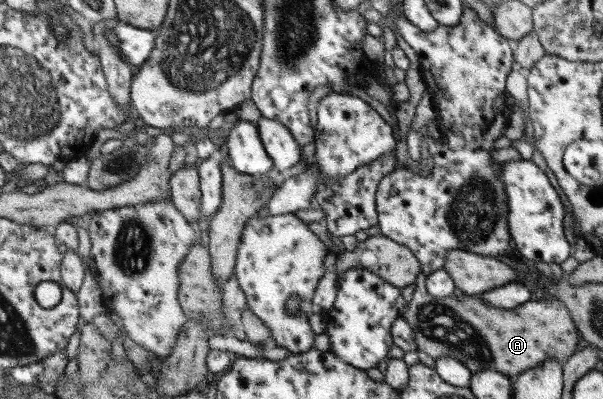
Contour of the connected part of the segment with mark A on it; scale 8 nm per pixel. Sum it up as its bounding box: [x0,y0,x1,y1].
[403,284,578,378]

